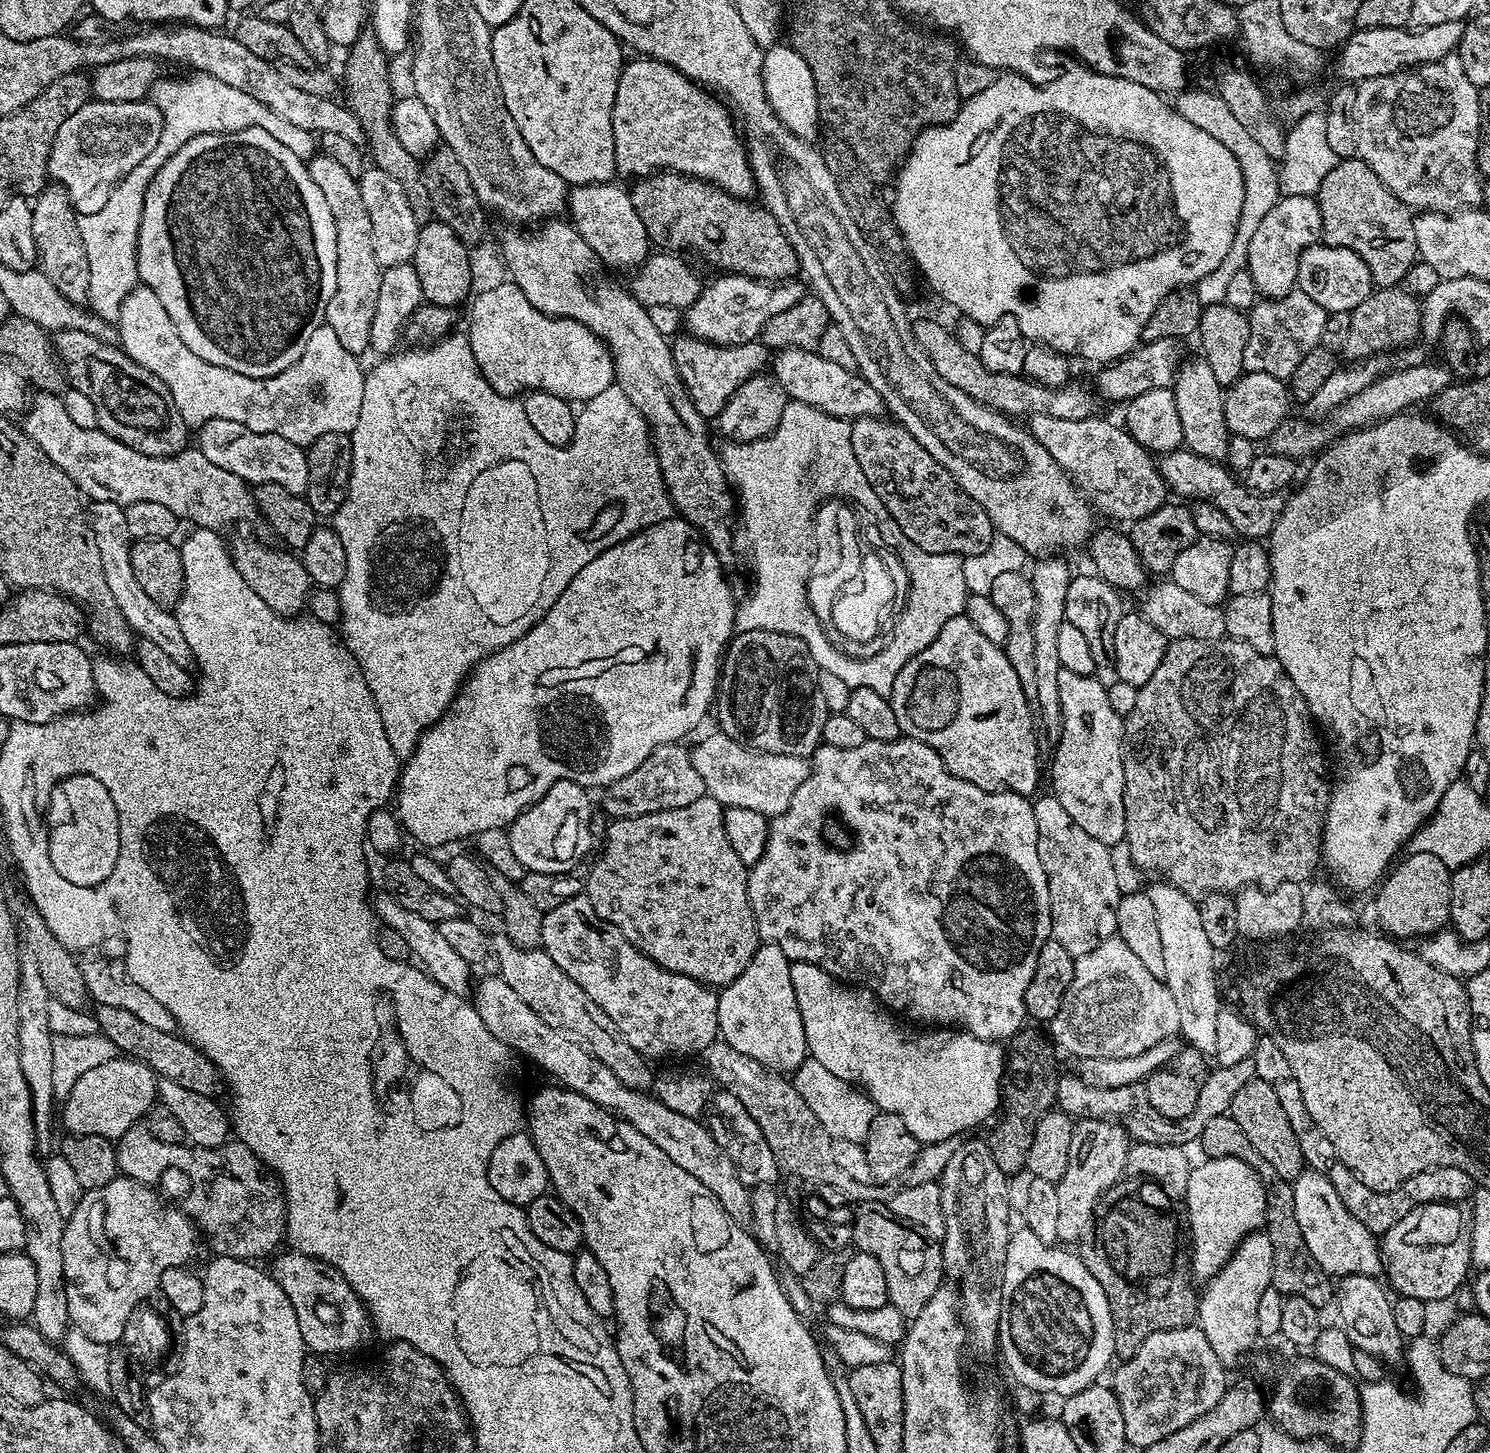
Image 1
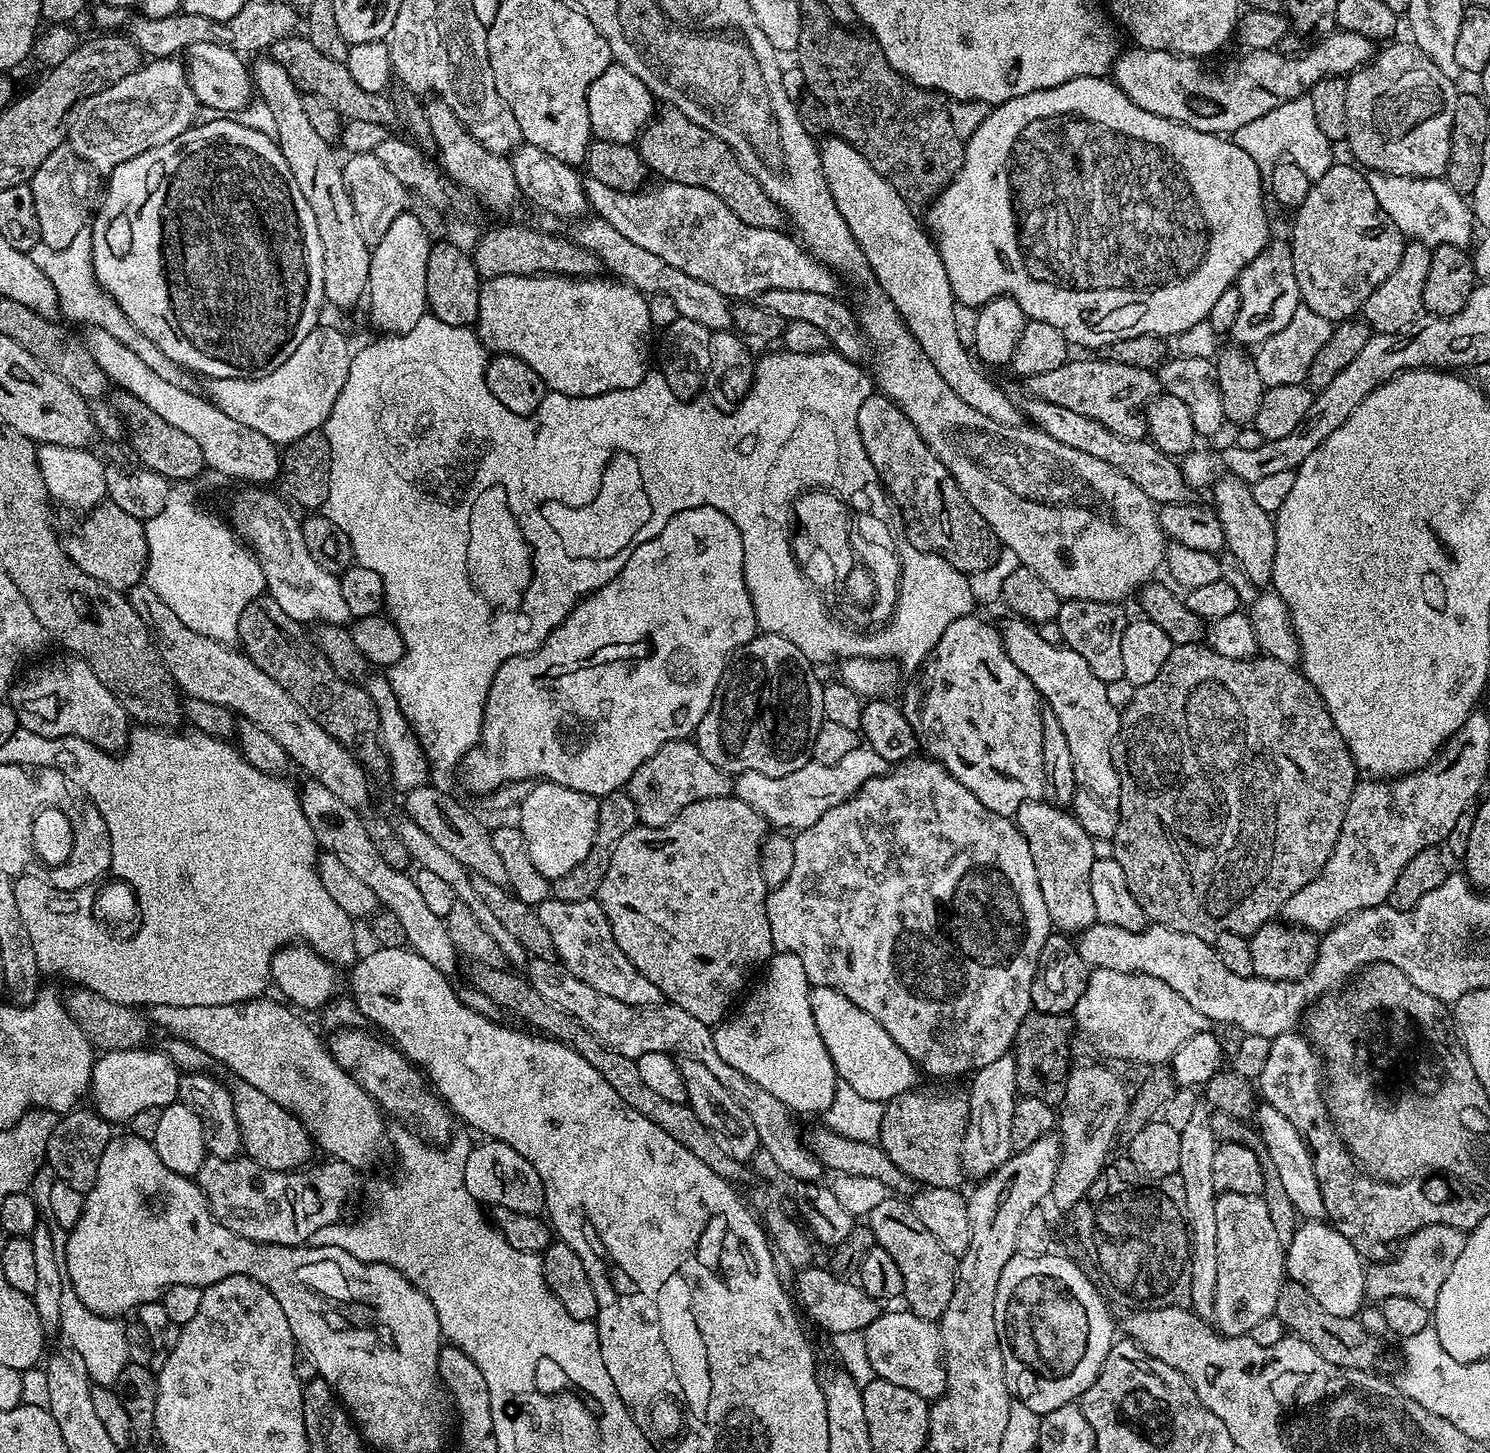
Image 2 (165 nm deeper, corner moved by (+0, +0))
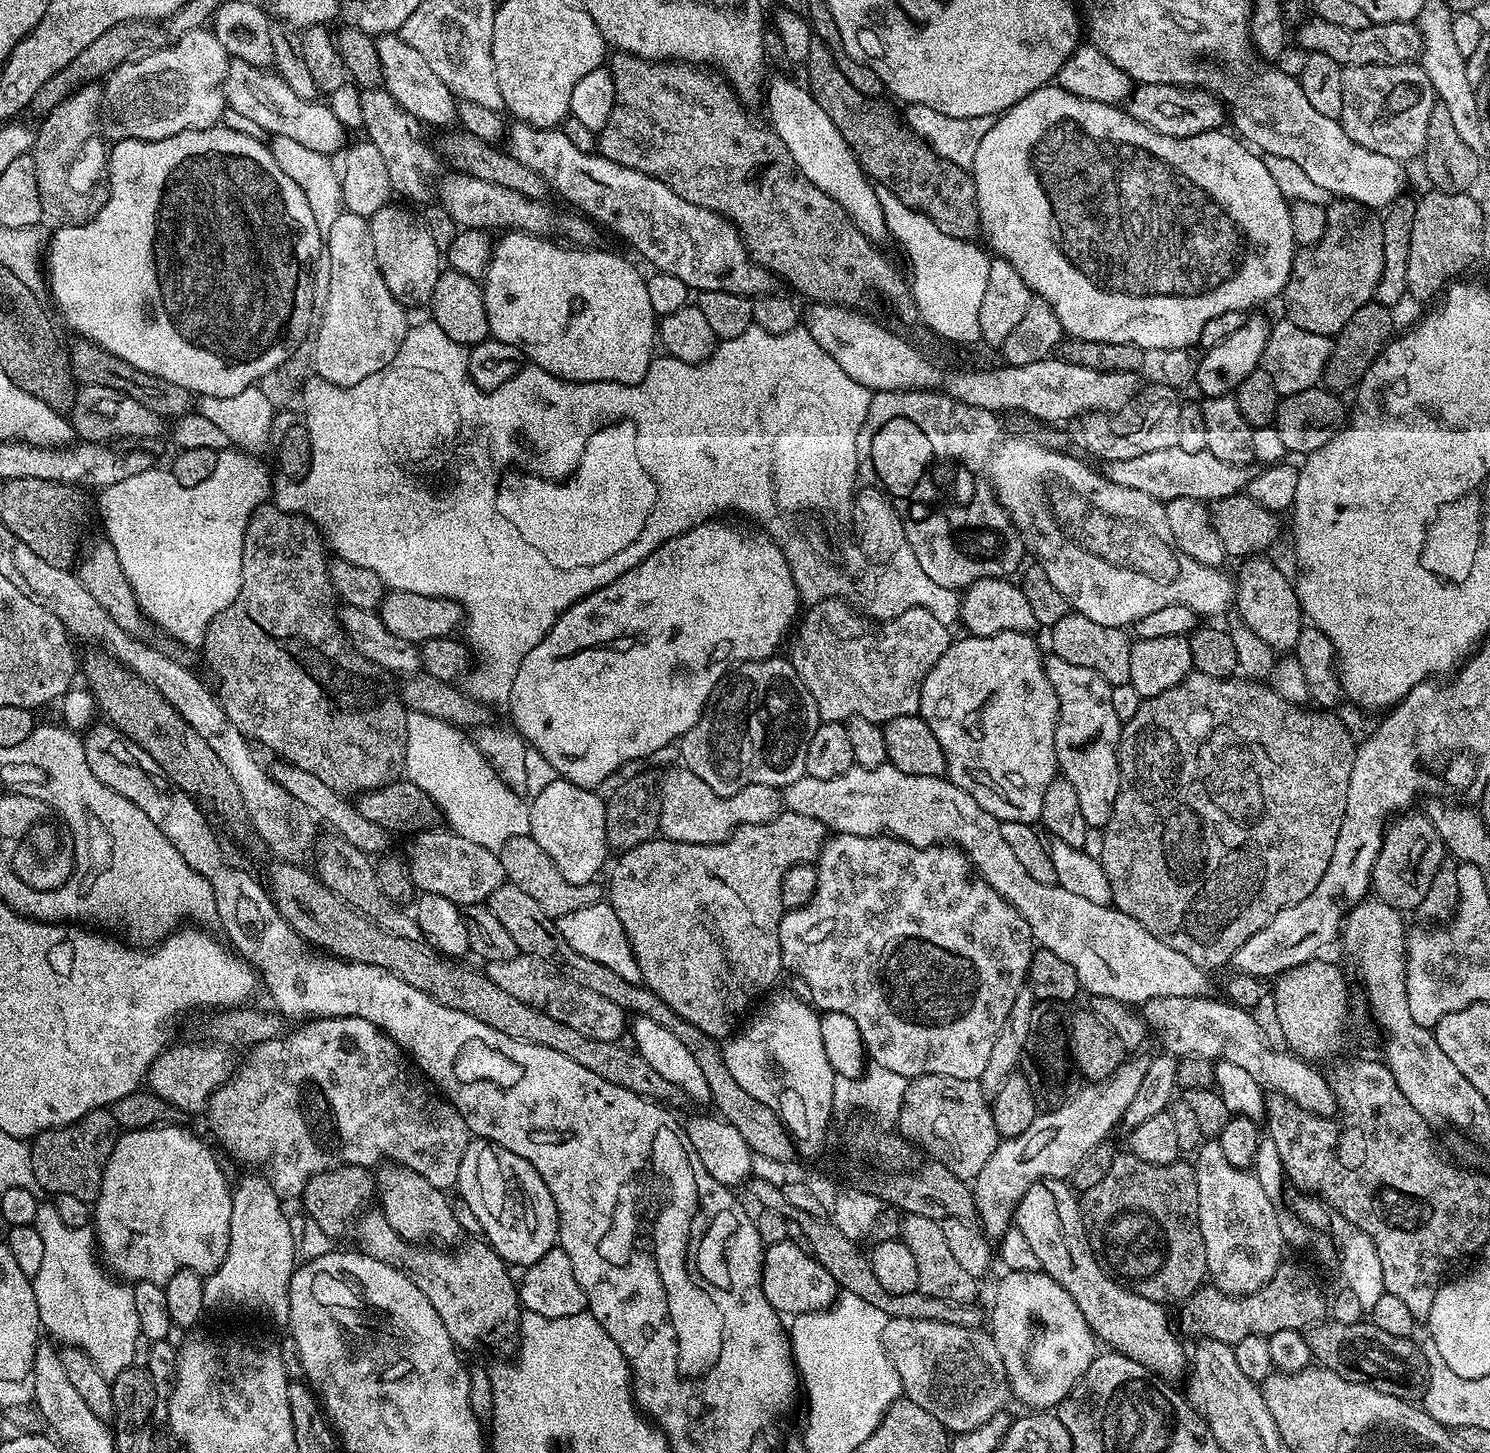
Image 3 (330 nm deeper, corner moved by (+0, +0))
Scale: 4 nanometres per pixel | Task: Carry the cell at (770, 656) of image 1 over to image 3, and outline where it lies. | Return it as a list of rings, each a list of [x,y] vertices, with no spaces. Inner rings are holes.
[[[752,658],[747,662],[741,663],[727,679],[717,684],[716,691],[713,692],[711,698],[708,699],[708,705],[704,707],[704,713],[698,718],[696,725],[693,726],[685,736],[681,736],[678,741],[680,756],[684,759],[681,760],[683,767],[690,769],[694,774],[698,774],[698,778],[702,778],[702,782],[706,782],[706,786],[710,786],[710,790],[714,790],[720,796],[733,796],[741,792],[746,786],[754,786],[755,784],[782,790],[787,784],[798,782],[798,778],[802,778],[806,774],[806,750],[810,750],[810,738],[814,738],[816,729],[820,727],[822,721],[815,700],[800,680],[799,675],[796,673],[795,666],[792,665],[791,659],[780,659],[781,658],[762,660]]]

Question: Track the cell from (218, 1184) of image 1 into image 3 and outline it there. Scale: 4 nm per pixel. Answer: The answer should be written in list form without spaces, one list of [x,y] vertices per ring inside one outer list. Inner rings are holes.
[[[368,1210],[359,1217],[360,1244],[359,1251],[365,1256],[386,1262],[389,1266],[399,1266],[411,1274],[424,1296],[430,1298],[434,1310],[438,1310],[438,1318],[446,1326],[446,1334],[450,1334],[457,1349],[476,1348],[480,1340],[484,1344],[500,1344],[503,1340],[515,1341],[518,1336],[518,1325],[522,1315],[520,1293],[517,1281],[512,1280],[509,1265],[491,1244],[480,1238],[469,1239],[464,1252],[457,1256],[447,1256],[447,1251],[436,1250],[432,1260],[424,1256],[416,1256],[411,1243],[390,1226],[383,1211]]]

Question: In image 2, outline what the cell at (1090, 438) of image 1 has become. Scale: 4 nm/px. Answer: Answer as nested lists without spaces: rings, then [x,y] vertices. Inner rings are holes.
[[[839,138],[831,139],[825,139],[825,144],[819,145],[824,177],[846,226],[850,226],[862,254],[866,254],[868,265],[877,284],[888,295],[888,301],[896,307],[910,334],[914,334],[918,346],[922,346],[926,358],[934,362],[934,370],[942,374],[946,386],[950,386],[966,406],[1002,426],[1021,427],[1026,417],[1017,401],[1012,401],[996,386],[958,338],[954,322],[957,298],[931,235],[912,213],[915,212],[913,205],[907,204],[898,190],[894,190],[894,186],[890,186],[890,182],[886,182],[886,178],[882,178],[882,174],[878,174],[878,170],[874,170],[858,150],[854,150],[854,146]]]

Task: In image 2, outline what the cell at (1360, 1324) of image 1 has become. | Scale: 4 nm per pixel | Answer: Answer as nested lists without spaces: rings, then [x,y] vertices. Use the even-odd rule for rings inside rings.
[[[1303,1221],[1285,1249],[1285,1273],[1310,1291],[1324,1310],[1338,1317],[1357,1317],[1366,1302],[1365,1263],[1360,1252],[1325,1221]]]

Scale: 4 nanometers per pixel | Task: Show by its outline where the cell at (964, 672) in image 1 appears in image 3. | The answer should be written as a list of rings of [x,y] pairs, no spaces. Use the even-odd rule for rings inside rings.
[[[1002,632],[993,636],[982,637],[965,635],[965,640],[953,639],[949,643],[946,654],[942,656],[926,674],[926,678],[920,683],[920,710],[919,717],[934,730],[934,738],[938,738],[938,746],[944,751],[944,763],[946,765],[947,779],[957,784],[982,810],[986,810],[998,821],[1013,820],[1032,826],[1037,823],[1042,814],[1042,800],[1046,798],[1046,790],[1050,782],[1057,779],[1058,765],[1056,762],[1056,719],[1058,718],[1058,698],[1054,694],[1054,686],[1044,673],[1045,657],[1040,656],[1040,648],[1036,645],[1036,636],[1027,632]]]

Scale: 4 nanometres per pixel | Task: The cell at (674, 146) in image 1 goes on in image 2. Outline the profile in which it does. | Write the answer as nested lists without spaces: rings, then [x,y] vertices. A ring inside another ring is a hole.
[[[613,62],[594,82],[588,91],[588,109],[590,110],[590,126],[595,139],[619,144],[635,145],[640,134],[654,115],[654,97],[651,90],[642,82],[642,78],[634,78],[626,66]]]

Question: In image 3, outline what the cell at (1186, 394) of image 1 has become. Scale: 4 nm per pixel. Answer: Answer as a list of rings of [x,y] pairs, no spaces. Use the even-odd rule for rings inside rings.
[[[1253,554],[1247,559],[1243,561],[1244,564],[1240,568],[1240,580],[1238,576],[1238,583],[1235,585],[1234,588],[1234,608],[1235,611],[1240,611],[1240,616],[1238,616],[1239,621],[1243,623],[1249,630],[1253,631],[1254,634],[1258,636],[1262,640],[1262,642],[1266,642],[1266,644],[1273,649],[1276,654],[1288,654],[1295,649],[1296,643],[1298,642],[1298,634],[1300,633],[1302,627],[1302,613],[1300,611],[1300,599],[1298,598],[1298,594],[1296,593],[1293,581],[1291,579],[1288,580],[1284,577],[1284,572],[1282,569],[1279,568],[1278,565],[1275,564],[1272,560],[1267,560],[1269,557],[1264,554]]]

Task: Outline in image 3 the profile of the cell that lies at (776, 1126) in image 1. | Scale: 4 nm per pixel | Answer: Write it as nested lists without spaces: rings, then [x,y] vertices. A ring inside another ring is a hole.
[[[518,954],[509,960],[489,963],[486,968],[486,975],[490,978],[490,982],[494,982],[494,986],[499,986],[502,990],[506,990],[506,994],[518,998],[518,1002],[526,1002],[532,1008],[550,1014],[550,1018],[558,1018],[558,1022],[566,1022],[566,1026],[574,1026],[574,1030],[586,1034],[586,1038],[598,1038],[602,1042],[610,1042],[611,1040],[619,1041],[623,1032],[625,1035],[625,1009],[614,1006],[614,1002],[610,1002],[610,998],[602,998],[602,994],[594,994],[594,990],[586,990],[582,986],[575,984],[574,981],[569,980],[567,976],[559,971],[556,971],[557,973],[551,972],[548,968],[551,967],[545,961],[539,960],[537,956]]]

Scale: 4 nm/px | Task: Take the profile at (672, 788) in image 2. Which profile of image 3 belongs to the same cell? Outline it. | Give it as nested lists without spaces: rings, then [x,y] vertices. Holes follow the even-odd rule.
[[[677,766],[673,772],[662,776],[658,788],[660,795],[659,835],[666,840],[686,842],[687,844],[720,844],[729,840],[737,828],[748,824],[765,824],[782,811],[782,796],[777,789],[755,784],[746,786],[738,794],[720,796],[698,774],[690,769]]]

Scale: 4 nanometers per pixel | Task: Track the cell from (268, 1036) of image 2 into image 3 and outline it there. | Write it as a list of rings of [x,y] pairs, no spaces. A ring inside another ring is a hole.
[[[384,1166],[375,1173],[378,1185],[378,1200],[381,1200],[384,1217],[403,1240],[433,1240],[436,1246],[448,1246],[462,1236],[461,1228],[452,1213],[452,1204],[441,1189],[434,1187],[426,1178],[409,1168]]]

